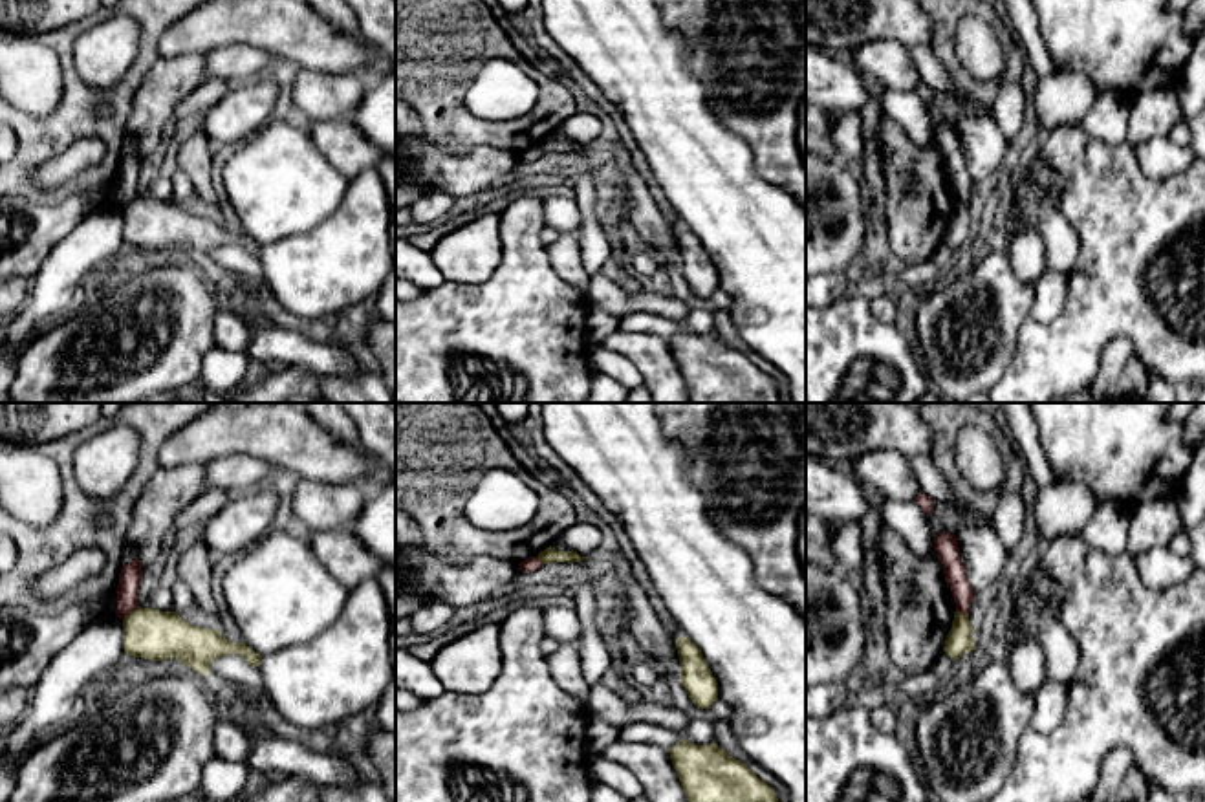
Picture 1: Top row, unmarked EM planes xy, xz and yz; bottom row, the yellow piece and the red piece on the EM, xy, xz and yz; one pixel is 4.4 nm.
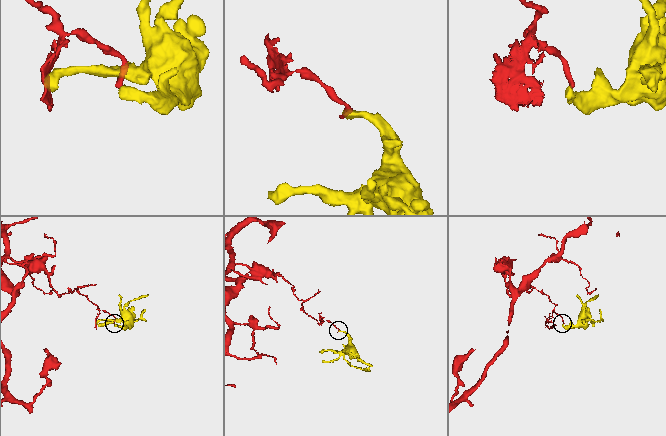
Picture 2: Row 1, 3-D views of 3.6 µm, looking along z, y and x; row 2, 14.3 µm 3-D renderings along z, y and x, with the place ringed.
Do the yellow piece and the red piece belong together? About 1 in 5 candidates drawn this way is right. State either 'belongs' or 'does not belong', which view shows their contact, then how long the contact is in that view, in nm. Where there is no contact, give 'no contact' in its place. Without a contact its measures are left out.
does not belong; contact in xy; length 100 nm

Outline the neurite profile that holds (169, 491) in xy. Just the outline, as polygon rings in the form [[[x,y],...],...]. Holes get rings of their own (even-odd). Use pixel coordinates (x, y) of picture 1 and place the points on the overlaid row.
[[[205,465],[159,467],[134,504],[121,568],[136,558],[143,573],[152,568],[163,551],[163,535],[205,489]]]

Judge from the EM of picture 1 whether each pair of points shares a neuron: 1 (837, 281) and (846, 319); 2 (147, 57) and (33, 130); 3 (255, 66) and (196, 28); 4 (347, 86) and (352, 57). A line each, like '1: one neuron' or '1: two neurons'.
1: two neurons
2: one neuron
3: two neurons
4: two neurons

